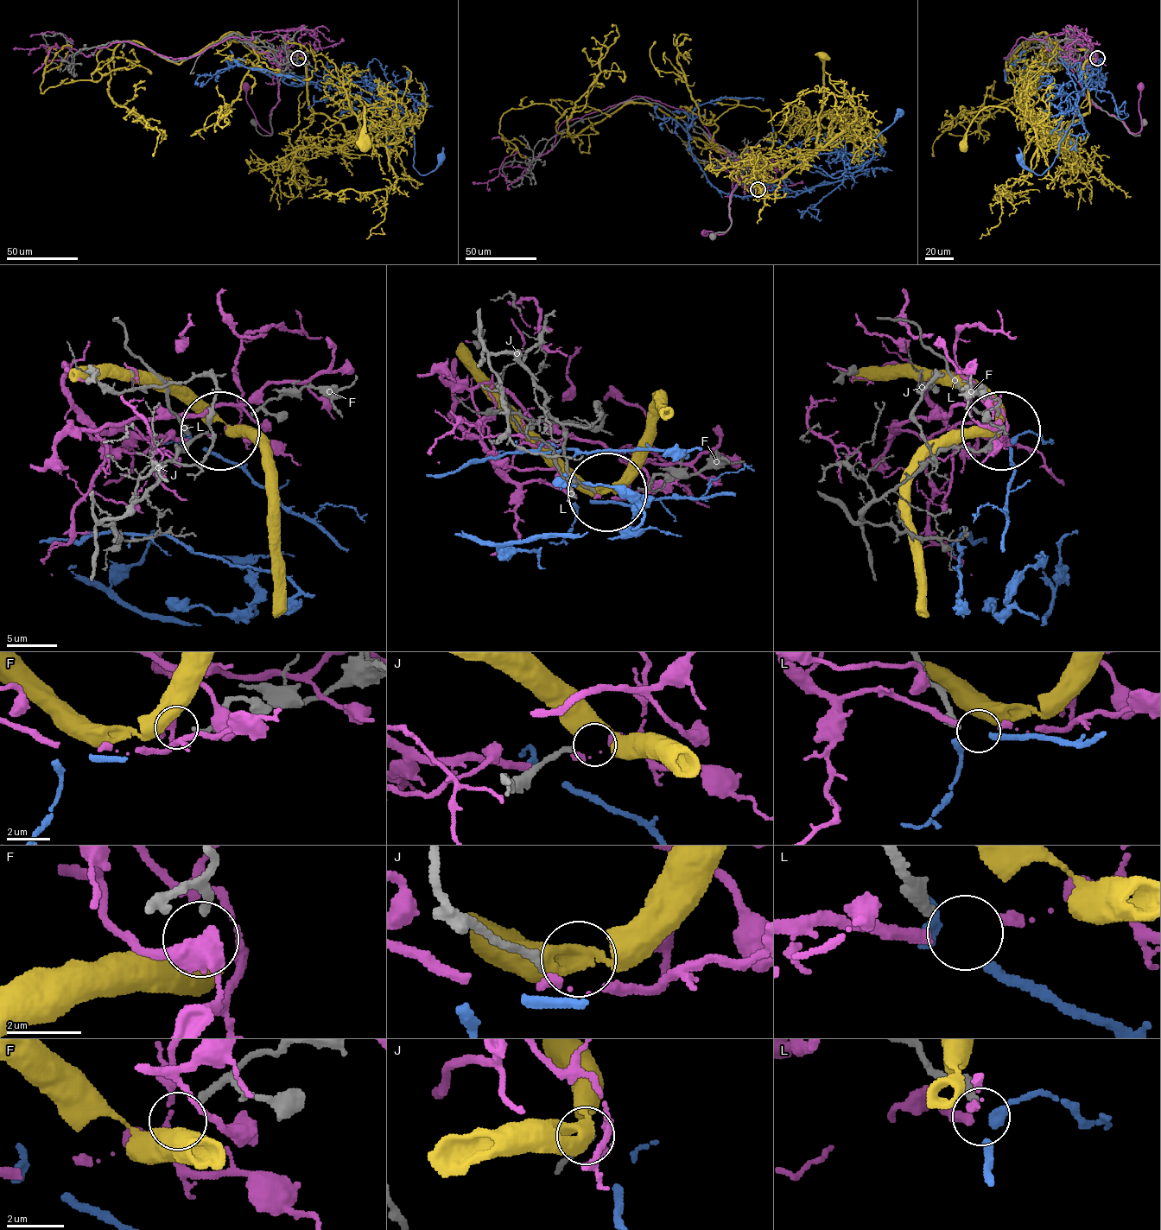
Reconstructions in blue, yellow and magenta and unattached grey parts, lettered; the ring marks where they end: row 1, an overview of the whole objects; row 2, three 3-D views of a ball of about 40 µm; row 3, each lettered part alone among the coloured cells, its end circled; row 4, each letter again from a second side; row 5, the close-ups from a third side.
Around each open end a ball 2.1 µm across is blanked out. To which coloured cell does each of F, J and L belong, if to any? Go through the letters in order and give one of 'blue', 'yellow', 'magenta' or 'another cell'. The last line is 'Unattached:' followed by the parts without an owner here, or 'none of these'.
F: another cell
J: another cell
L: blue
Unattached: F, J

